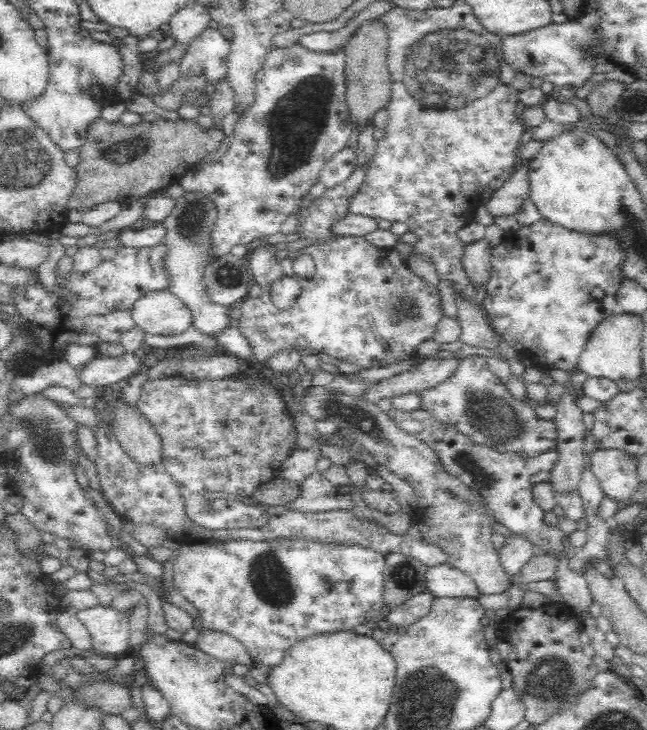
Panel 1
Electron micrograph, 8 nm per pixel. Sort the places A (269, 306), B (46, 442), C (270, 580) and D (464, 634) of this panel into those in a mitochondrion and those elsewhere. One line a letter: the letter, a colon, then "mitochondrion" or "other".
A: other
B: mitochondrion
C: mitochondrion
D: other

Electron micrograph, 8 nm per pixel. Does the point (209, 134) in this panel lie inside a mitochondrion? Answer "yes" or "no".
no

